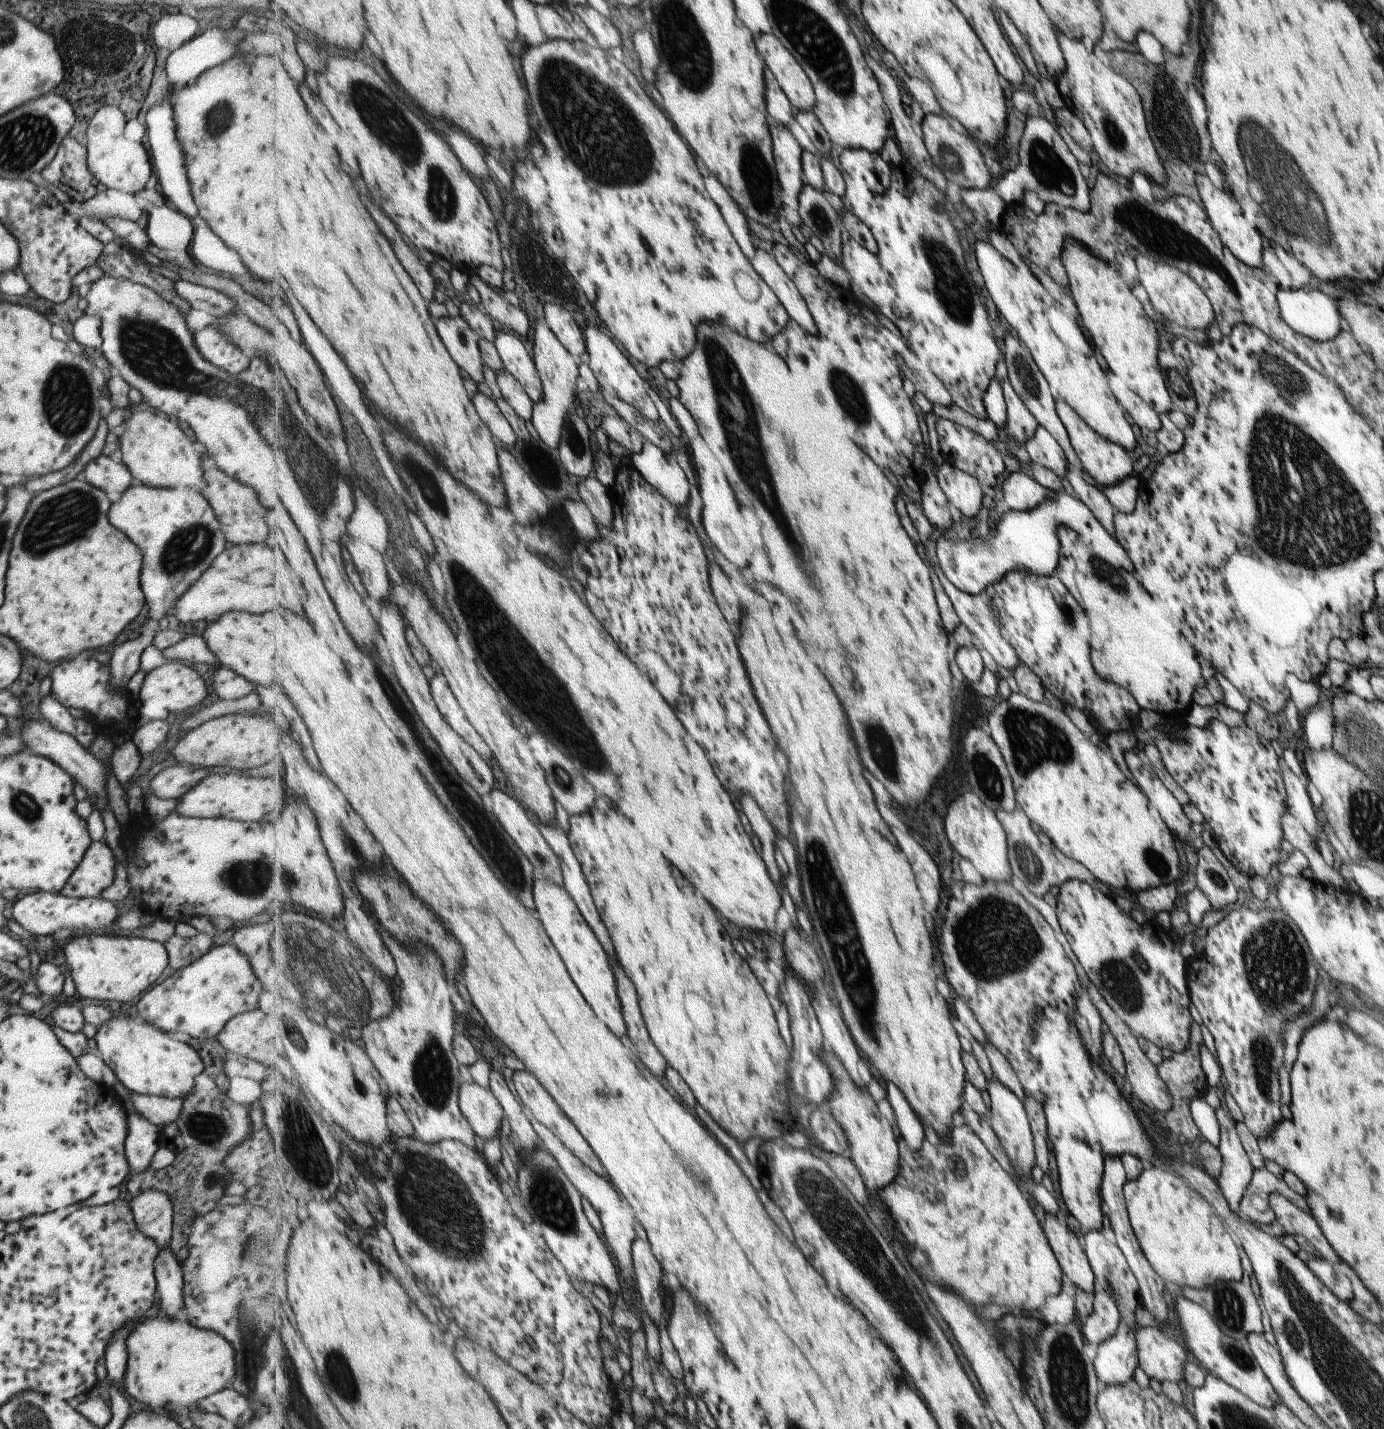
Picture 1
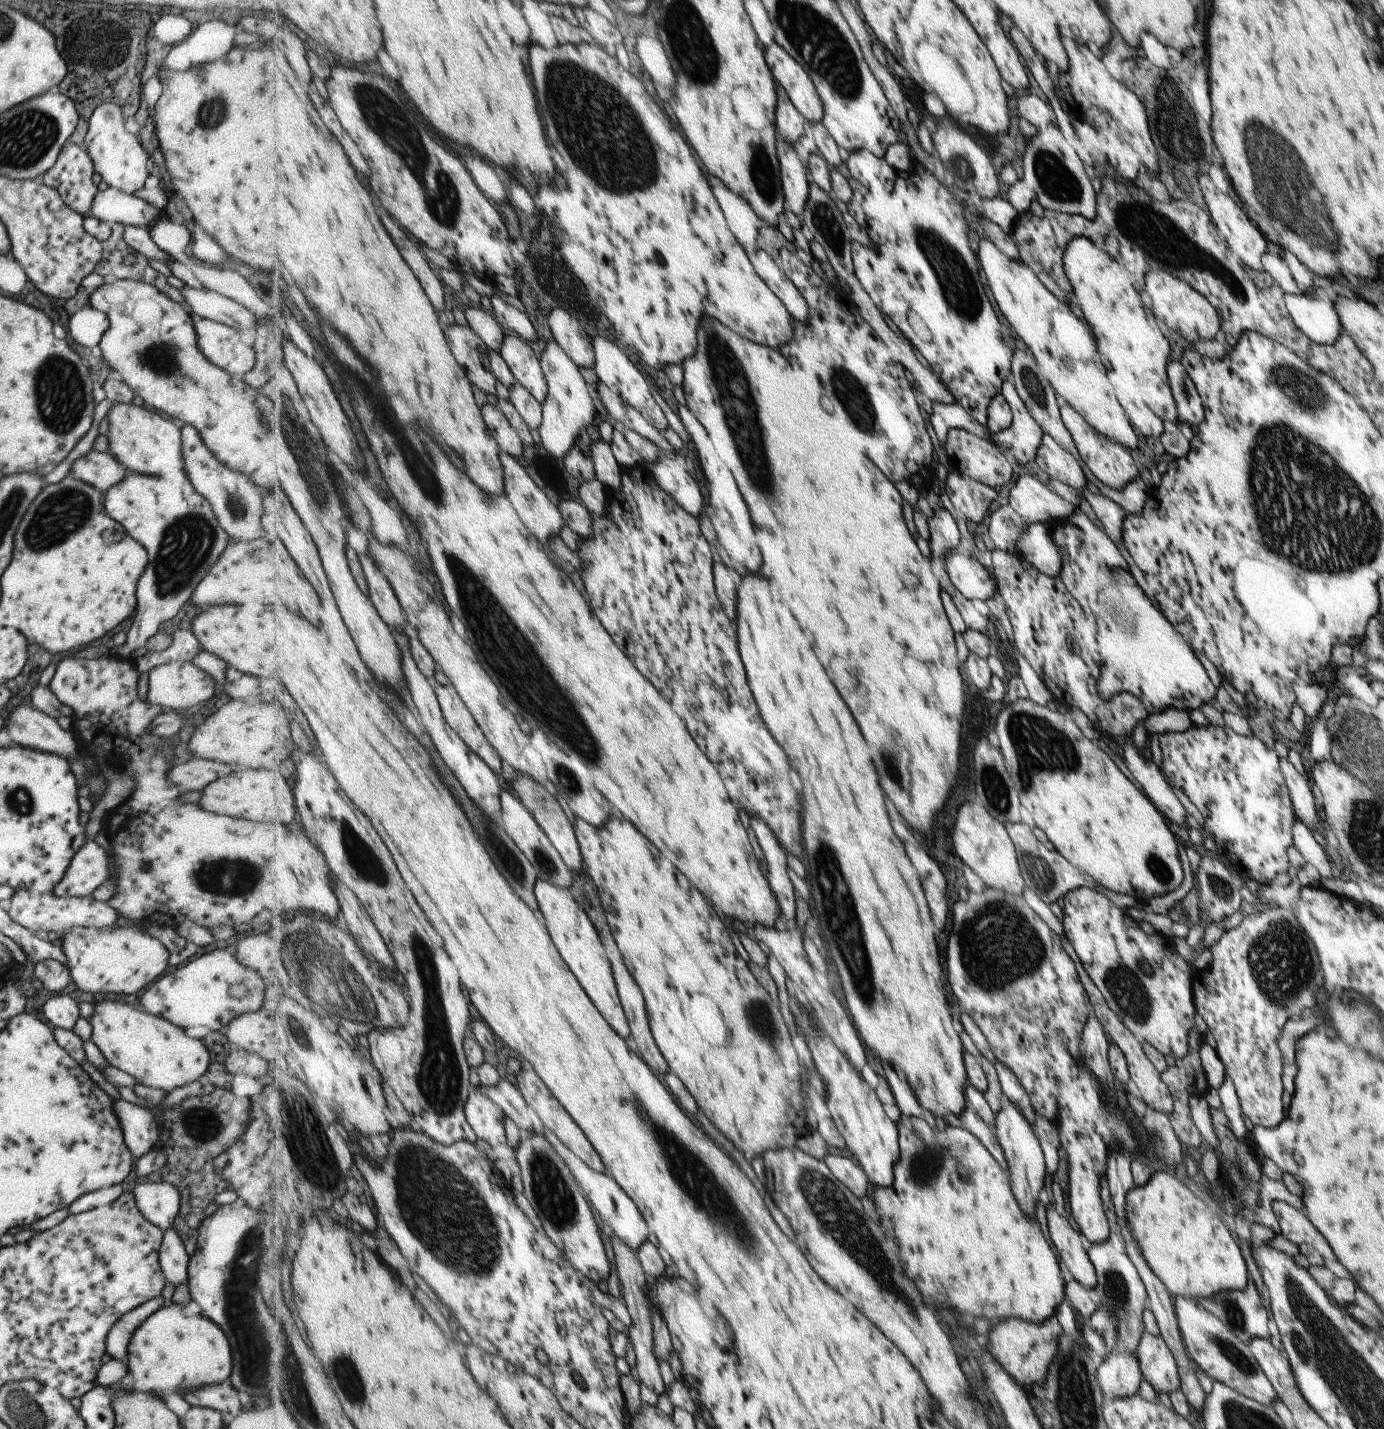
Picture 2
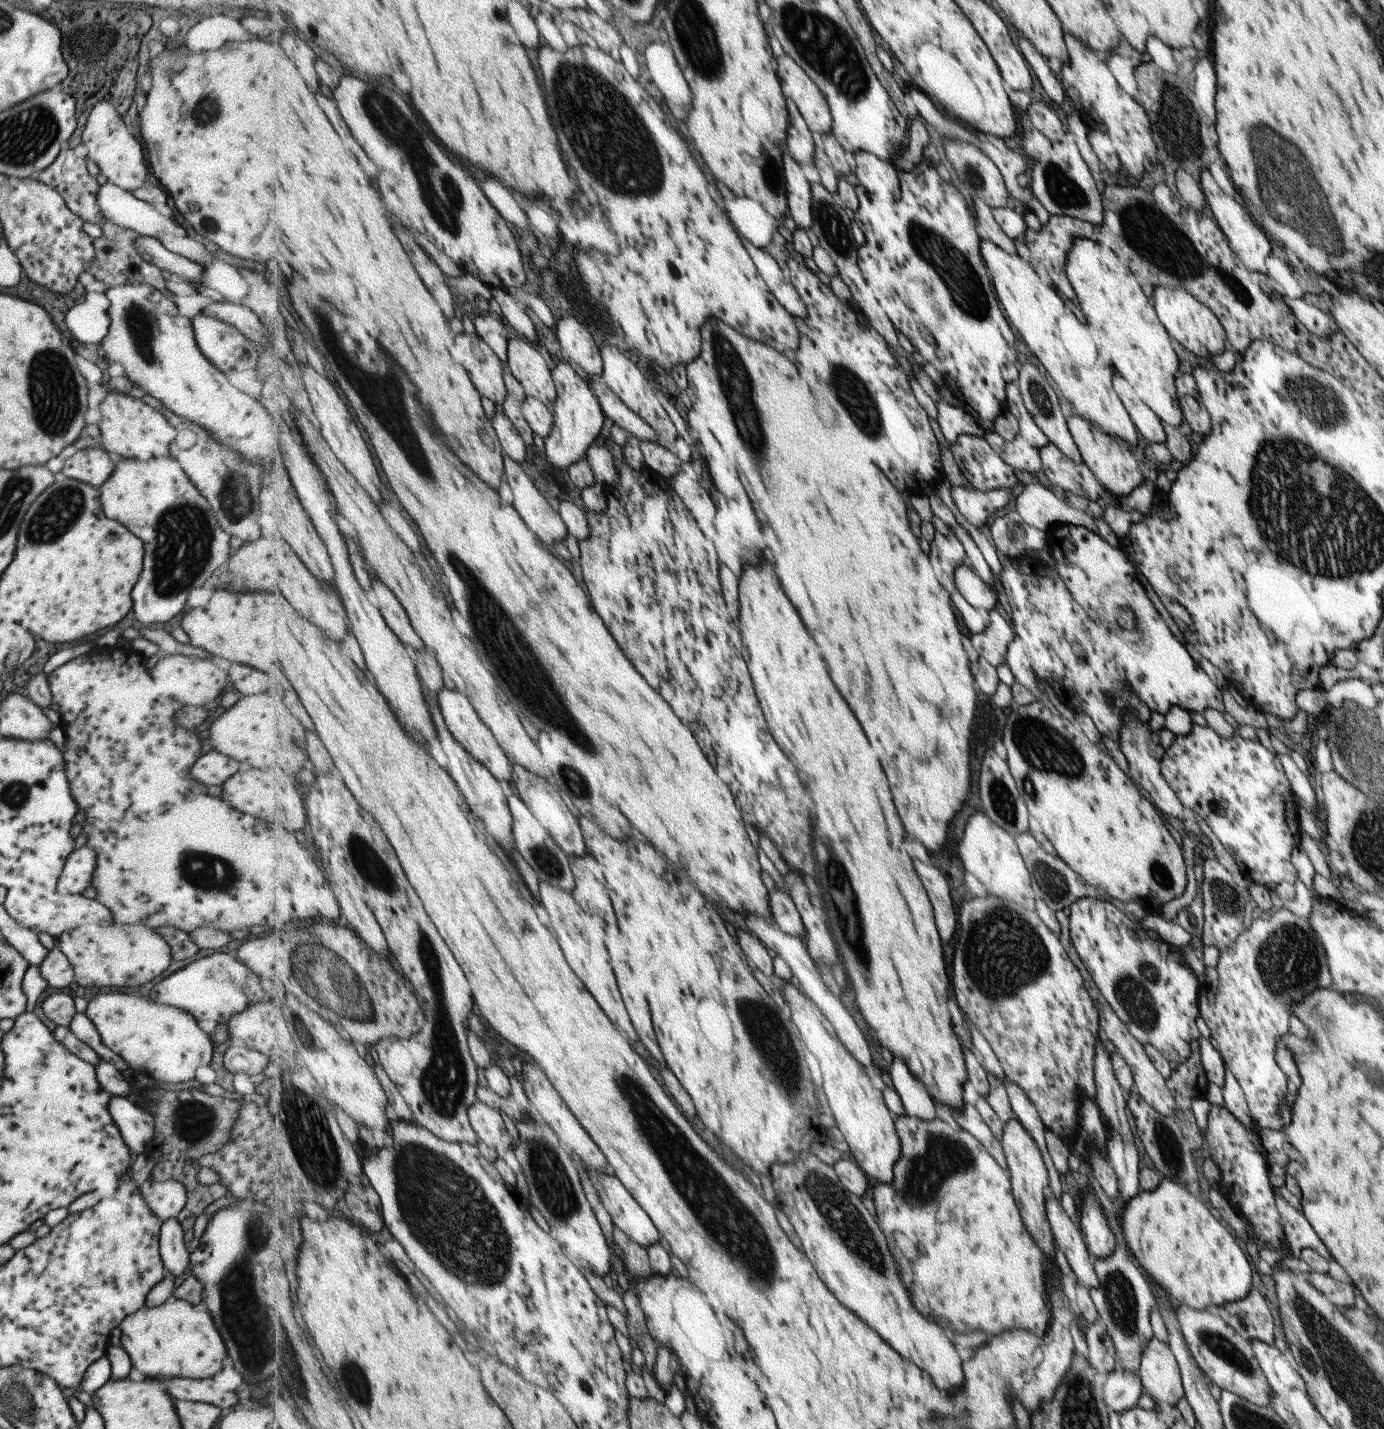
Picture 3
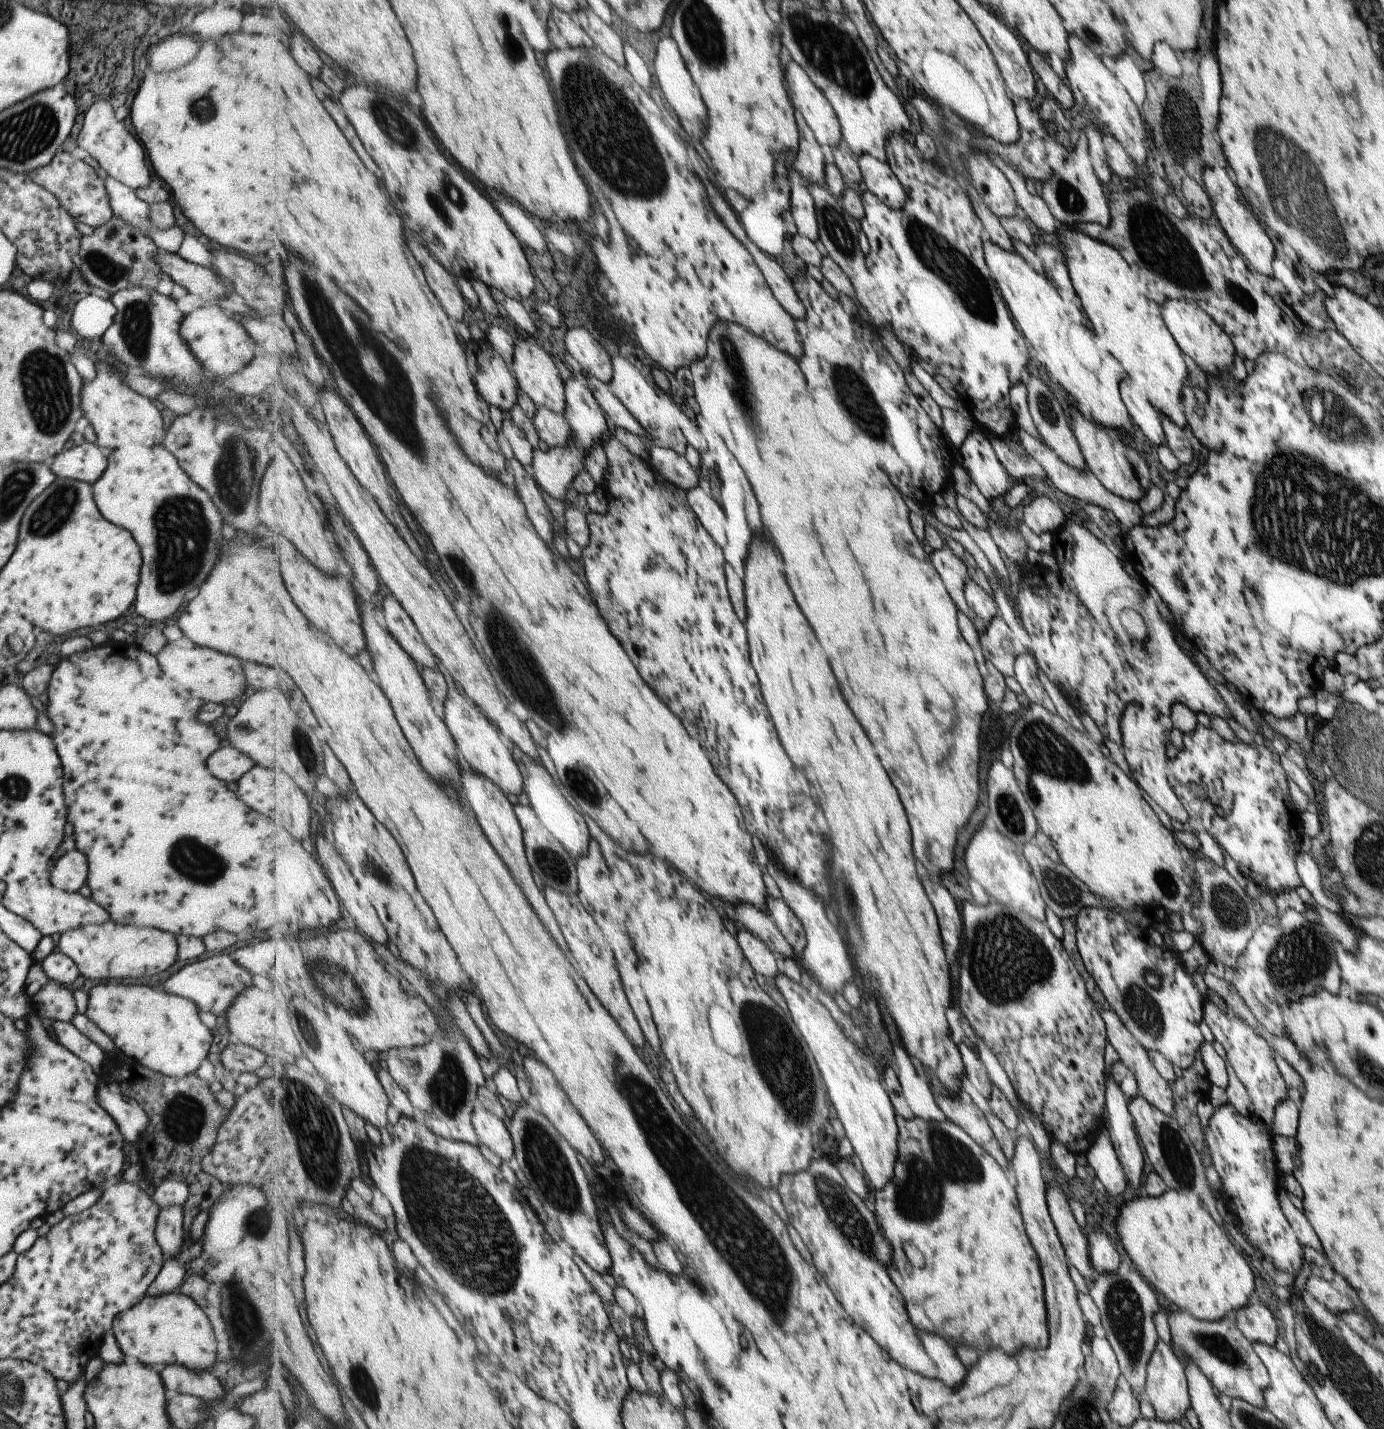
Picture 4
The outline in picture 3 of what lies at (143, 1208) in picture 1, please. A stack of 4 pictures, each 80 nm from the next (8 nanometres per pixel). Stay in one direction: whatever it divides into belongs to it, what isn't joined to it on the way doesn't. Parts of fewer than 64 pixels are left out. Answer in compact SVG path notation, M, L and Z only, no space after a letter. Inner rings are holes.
M146 1180L139 1190L147 1206L161 1220L176 1216L186 1201L186 1190L177 1181Z

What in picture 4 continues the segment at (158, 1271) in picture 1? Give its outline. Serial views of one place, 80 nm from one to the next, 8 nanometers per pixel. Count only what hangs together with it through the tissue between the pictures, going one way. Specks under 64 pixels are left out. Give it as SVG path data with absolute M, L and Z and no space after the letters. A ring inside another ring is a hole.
M175 1205L158 1208L153 1232L154 1239L164 1257L181 1255L180 1246L184 1233L182 1229L182 1208Z

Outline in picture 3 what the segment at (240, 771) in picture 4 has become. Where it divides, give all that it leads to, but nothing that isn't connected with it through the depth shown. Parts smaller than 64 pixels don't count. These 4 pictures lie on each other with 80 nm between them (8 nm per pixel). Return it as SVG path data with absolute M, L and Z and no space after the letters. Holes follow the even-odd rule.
M205 749L191 766L189 776L199 780L205 786L219 786L243 768L237 761L217 751Z

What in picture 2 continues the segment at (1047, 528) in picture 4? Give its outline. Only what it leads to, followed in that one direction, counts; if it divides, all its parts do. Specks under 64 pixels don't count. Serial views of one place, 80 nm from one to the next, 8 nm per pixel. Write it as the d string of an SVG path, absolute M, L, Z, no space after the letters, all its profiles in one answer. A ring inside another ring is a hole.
M1030 475L1017 478L1008 505L1026 523L1048 523L1070 517L1076 508Z

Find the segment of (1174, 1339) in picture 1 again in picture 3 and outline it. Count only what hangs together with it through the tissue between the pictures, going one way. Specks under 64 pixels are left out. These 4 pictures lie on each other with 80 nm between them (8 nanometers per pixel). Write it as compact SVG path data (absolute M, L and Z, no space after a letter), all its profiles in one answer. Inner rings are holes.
M1155 1338L1149 1340L1148 1346L1142 1353L1138 1376L1141 1380L1142 1390L1153 1399L1156 1406L1176 1407L1177 1401L1184 1397L1180 1372L1175 1357L1171 1354L1166 1344Z

